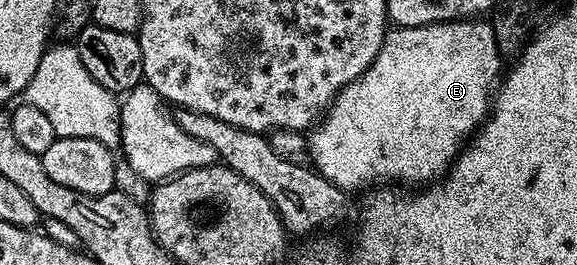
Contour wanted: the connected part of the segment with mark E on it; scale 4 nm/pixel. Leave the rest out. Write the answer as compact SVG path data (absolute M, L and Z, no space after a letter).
M484 19L389 28L374 63L337 95L322 120L311 130L308 137L311 164L327 181L345 191L363 185L396 183L392 181L401 181L404 187L427 186L448 172L466 142L483 125L494 100L494 86L502 73L500 64L496 36Z

